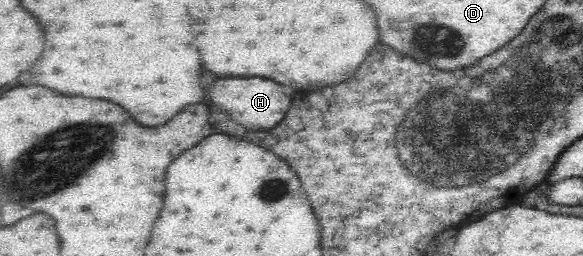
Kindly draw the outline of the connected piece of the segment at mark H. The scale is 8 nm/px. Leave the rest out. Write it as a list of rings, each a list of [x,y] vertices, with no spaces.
[[[226,78],[216,80],[212,88],[208,90],[208,96],[212,104],[216,104],[222,112],[228,112],[232,120],[236,120],[240,126],[248,130],[268,130],[276,126],[290,108],[292,102],[292,88],[280,86],[266,78]]]

